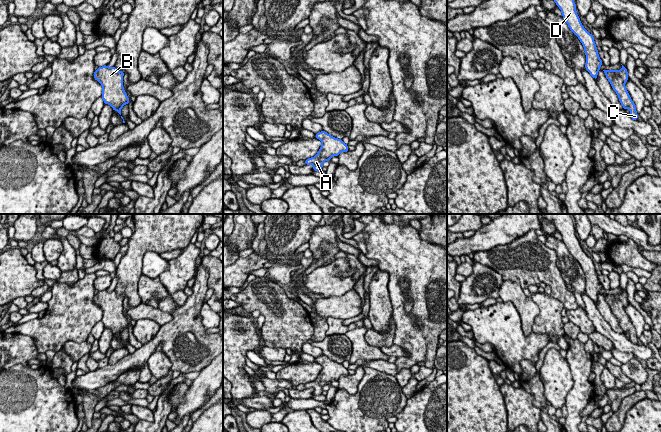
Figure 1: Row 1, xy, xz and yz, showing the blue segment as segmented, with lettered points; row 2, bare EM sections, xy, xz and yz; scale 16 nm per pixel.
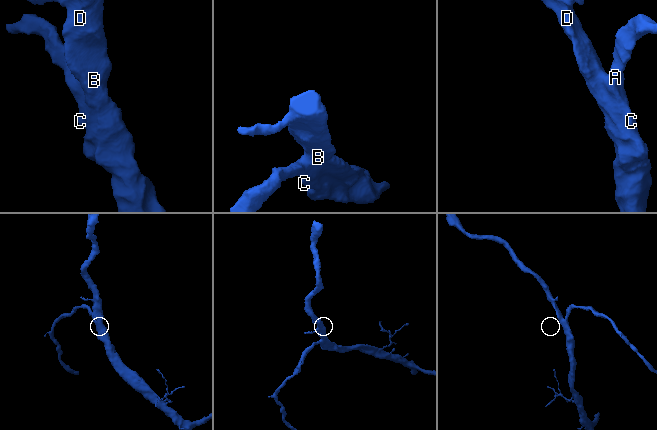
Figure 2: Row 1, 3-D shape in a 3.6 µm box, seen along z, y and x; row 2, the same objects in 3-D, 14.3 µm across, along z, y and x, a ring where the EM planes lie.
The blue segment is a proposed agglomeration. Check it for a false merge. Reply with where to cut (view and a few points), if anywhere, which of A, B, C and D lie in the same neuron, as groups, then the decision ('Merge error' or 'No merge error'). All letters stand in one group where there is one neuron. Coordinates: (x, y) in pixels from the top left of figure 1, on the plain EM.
No split. Groups: A B C D. No merge error

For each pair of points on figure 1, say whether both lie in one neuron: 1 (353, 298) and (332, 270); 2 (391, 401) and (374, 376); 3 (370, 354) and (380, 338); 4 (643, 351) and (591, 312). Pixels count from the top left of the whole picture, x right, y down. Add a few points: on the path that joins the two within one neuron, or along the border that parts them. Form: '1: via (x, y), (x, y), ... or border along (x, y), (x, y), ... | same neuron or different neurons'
1: border along (353, 288), (341, 295), (324, 297) | different neurons
2: via (385, 395), (376, 386), (376, 382) | same neuron
3: border along (366, 330), (364, 339), (369, 344), (380, 349) | different neurons
4: via (630, 347), (622, 344), (602, 325) | same neuron

